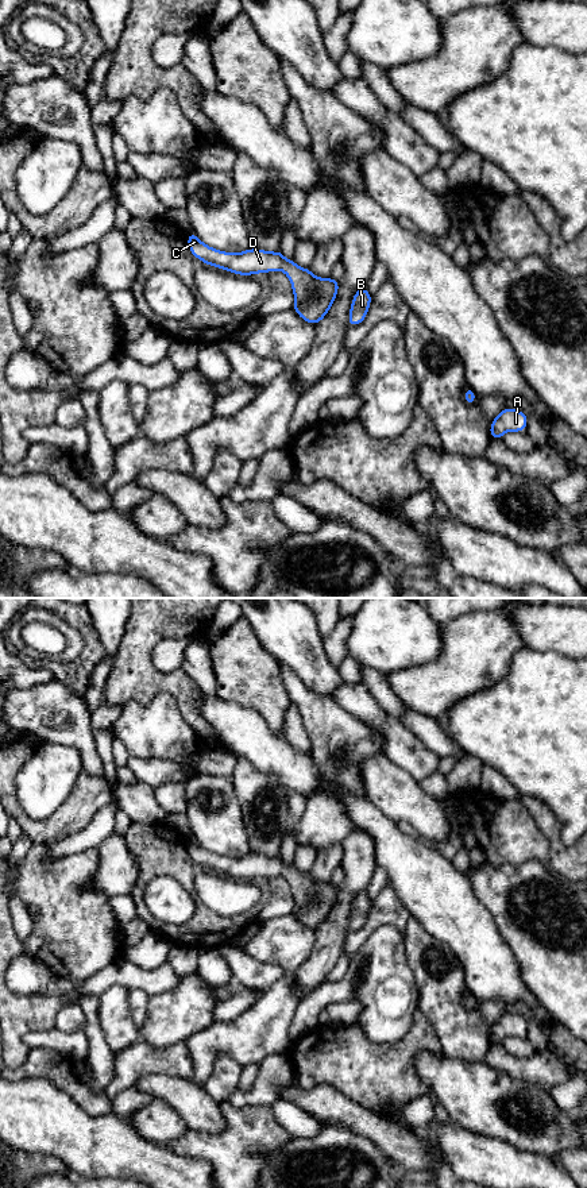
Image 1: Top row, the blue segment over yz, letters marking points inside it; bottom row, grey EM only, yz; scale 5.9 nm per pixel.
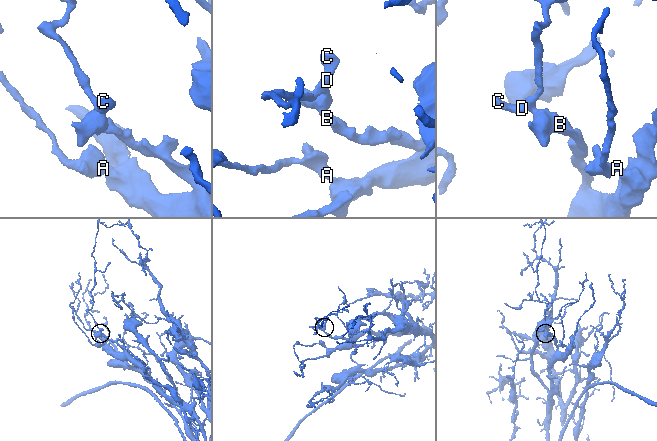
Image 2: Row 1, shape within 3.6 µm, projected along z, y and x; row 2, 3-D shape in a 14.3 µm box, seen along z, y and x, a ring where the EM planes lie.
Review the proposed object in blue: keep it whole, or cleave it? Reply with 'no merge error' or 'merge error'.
no merge error

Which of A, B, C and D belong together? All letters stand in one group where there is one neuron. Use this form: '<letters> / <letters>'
A B C D

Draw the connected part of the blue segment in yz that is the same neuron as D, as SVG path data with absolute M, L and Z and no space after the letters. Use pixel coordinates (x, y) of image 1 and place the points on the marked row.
M193 232L186 234L186 238L192 255L204 265L237 275L269 274L271 270L283 271L289 277L294 293L293 309L306 323L317 325L336 300L340 281L335 281L332 277L314 277L310 267L302 269L294 259L287 261L281 250L269 252L248 248L243 252L225 252L206 246Z

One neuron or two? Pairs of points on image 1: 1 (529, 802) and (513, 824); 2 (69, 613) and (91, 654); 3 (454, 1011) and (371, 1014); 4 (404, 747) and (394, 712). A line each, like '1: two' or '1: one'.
1: two
2: one
3: two
4: two

